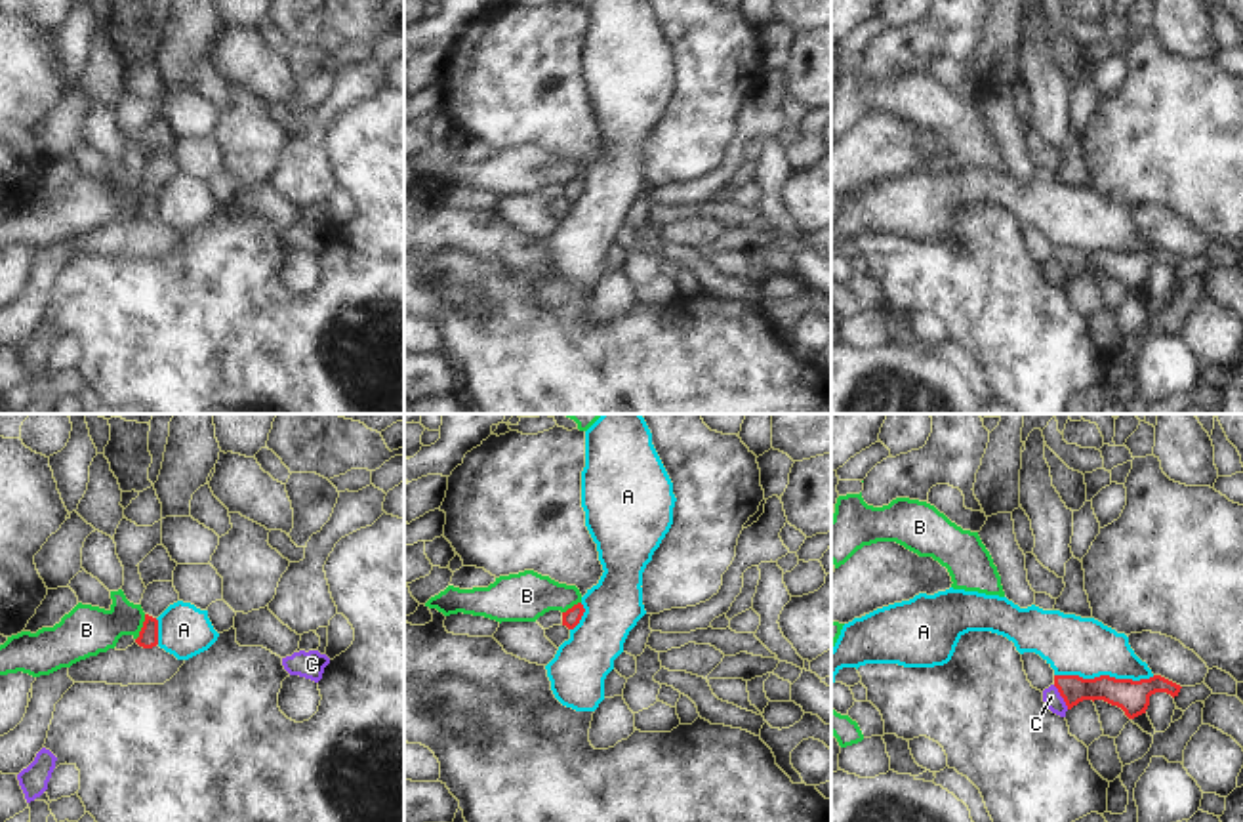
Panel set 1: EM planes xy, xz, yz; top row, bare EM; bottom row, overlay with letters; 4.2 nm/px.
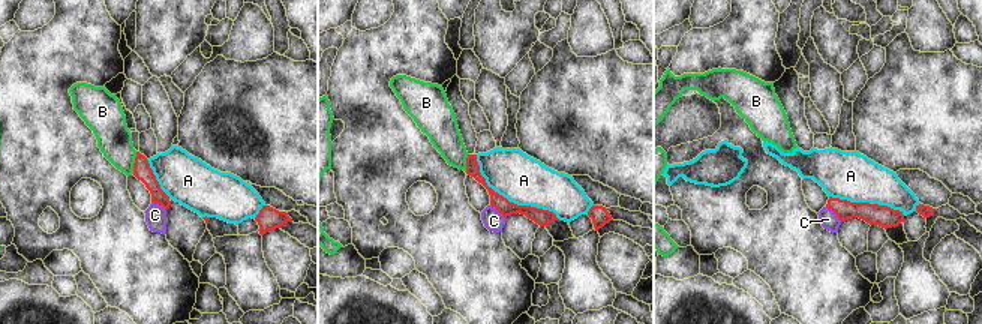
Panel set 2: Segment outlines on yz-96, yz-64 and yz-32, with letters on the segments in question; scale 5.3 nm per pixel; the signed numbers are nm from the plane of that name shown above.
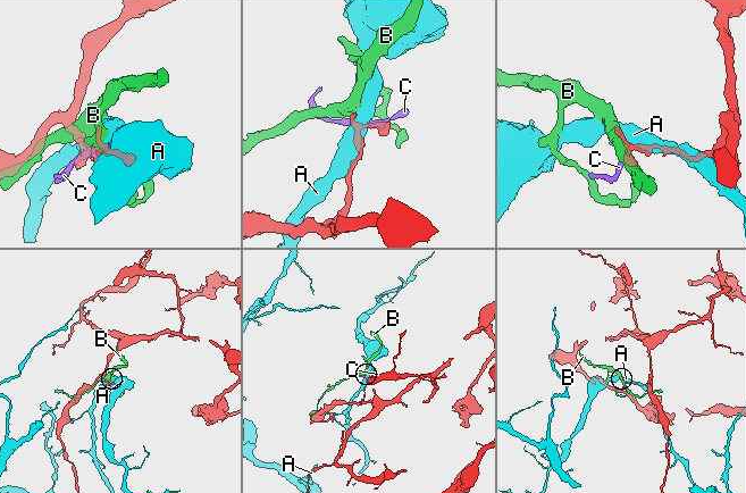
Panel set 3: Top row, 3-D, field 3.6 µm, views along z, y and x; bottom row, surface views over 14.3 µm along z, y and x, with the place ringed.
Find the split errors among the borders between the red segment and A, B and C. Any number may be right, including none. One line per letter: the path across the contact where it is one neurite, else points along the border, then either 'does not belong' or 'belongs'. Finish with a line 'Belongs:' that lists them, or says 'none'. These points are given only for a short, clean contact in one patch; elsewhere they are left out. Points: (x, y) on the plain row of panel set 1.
A: does not belong
B: border along xy (145, 187), (136, 212); does not belong
C: border along yz (1053, 258), (1068, 281); does not belong
Belongs: none

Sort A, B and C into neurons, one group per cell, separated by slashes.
A / B / C

